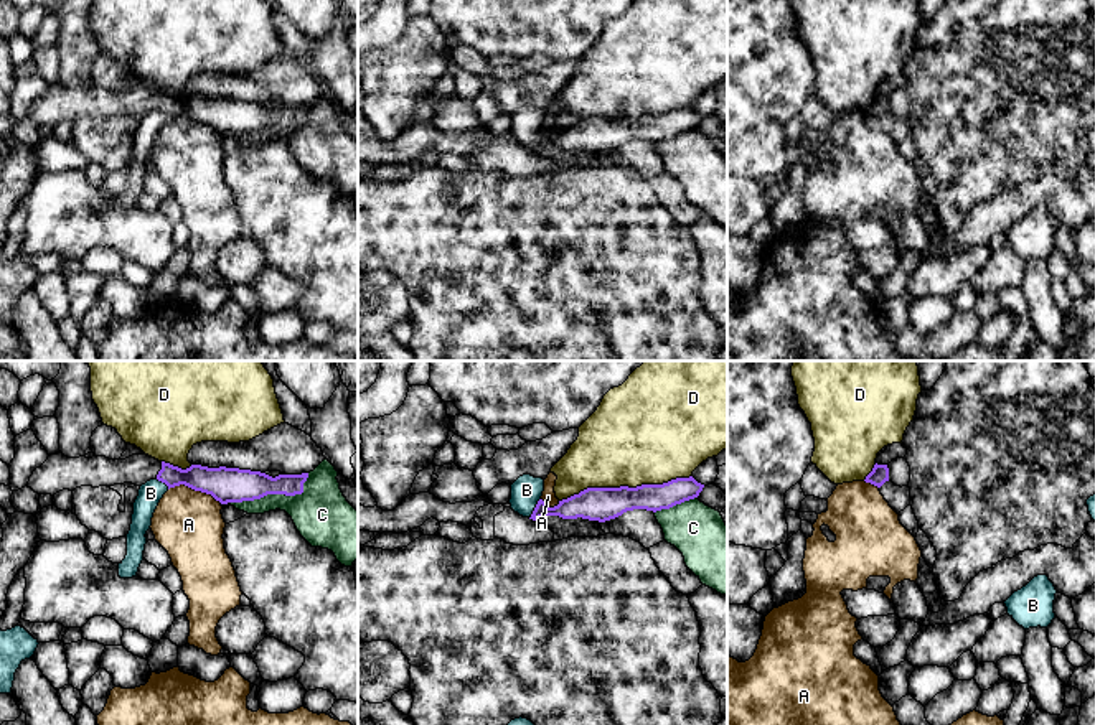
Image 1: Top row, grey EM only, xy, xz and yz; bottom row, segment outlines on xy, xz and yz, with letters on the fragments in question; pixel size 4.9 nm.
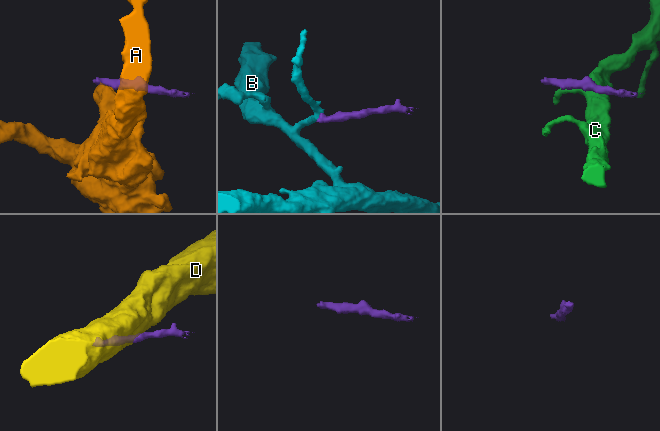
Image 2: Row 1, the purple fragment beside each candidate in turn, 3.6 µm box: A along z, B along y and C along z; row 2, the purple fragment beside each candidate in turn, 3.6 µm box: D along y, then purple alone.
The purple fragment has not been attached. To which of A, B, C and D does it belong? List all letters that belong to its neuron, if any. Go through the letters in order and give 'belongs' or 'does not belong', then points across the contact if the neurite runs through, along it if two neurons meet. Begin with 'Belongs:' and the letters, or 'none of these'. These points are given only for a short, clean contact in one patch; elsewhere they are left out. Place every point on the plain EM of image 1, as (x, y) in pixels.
Belongs: none of these
A: does not belong; border along xy (169, 119), (187, 116), (210, 124), (221, 134)
B: does not belong; border along xz (540, 129), (530, 149)
C: does not belong
D: does not belong

